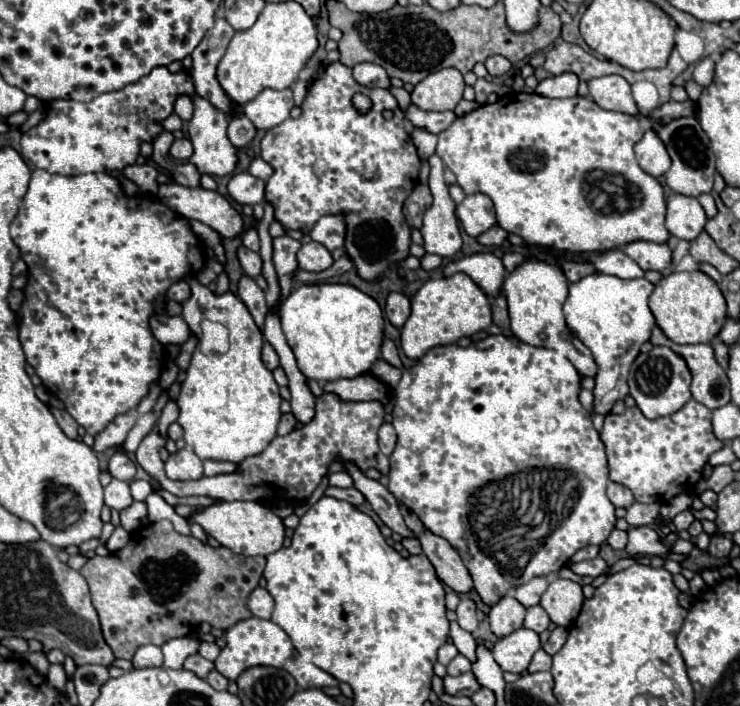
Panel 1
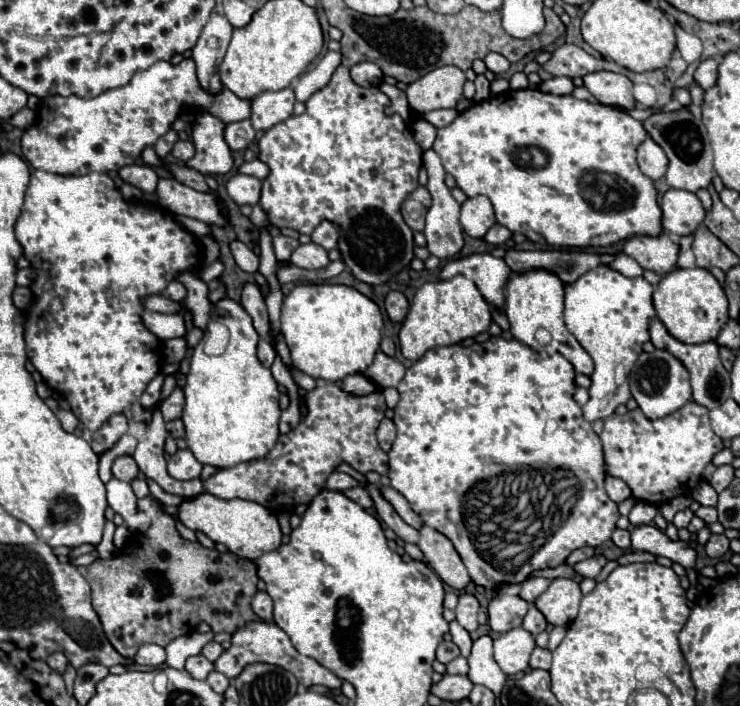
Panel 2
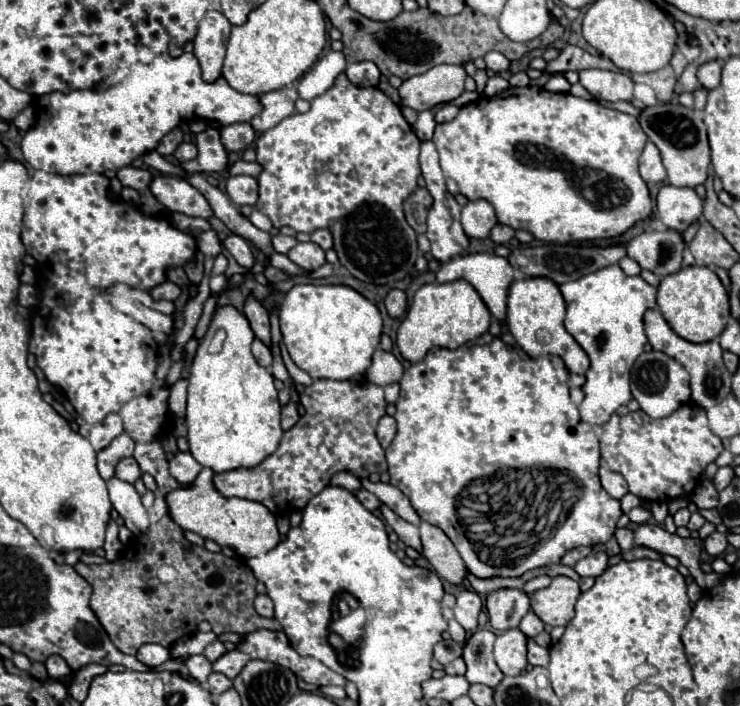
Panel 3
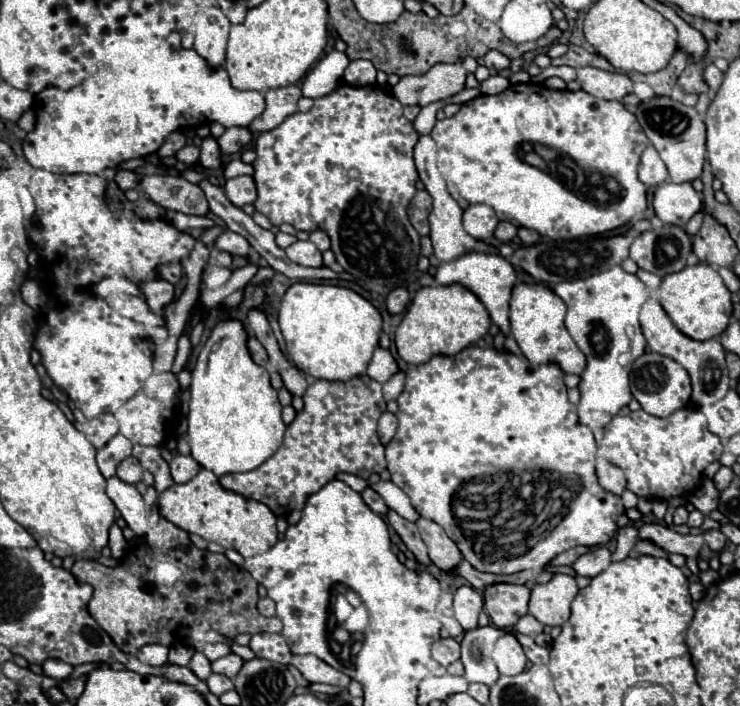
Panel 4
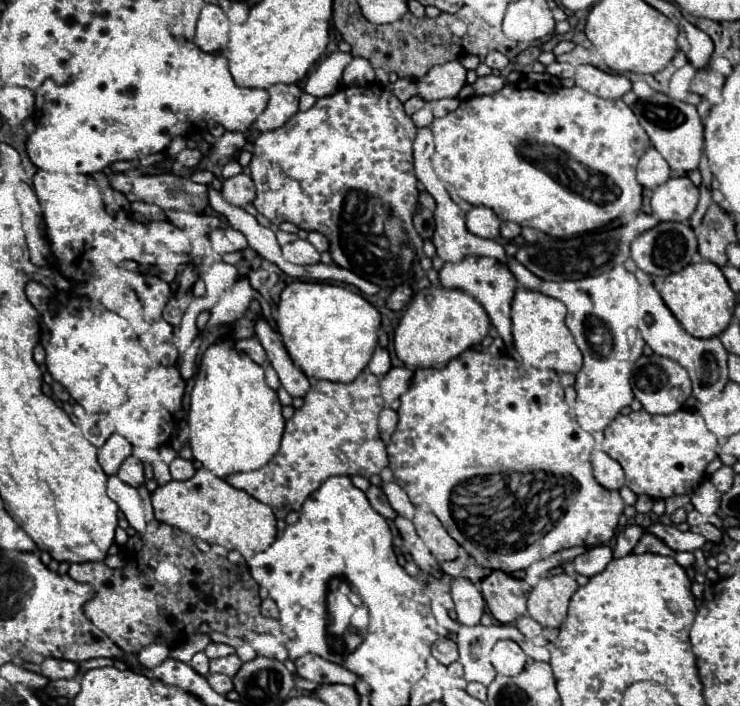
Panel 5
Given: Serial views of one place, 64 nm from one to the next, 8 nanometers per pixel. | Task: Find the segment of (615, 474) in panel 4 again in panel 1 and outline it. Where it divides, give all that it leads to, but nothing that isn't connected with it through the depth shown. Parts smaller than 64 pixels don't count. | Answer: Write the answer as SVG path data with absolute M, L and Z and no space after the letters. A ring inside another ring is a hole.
M614 482L608 484L608 498L610 498L610 502L612 502L616 508L624 508L624 510L634 504L632 492L630 492L628 488L620 486L620 484L614 484Z

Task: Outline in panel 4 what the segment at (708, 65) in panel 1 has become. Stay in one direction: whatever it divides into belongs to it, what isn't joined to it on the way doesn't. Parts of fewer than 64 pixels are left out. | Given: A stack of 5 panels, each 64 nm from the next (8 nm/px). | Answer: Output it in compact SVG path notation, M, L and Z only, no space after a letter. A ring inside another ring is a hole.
M714 64L706 66L706 70L704 70L704 82L706 82L712 90L716 90L716 88L720 86L720 82L722 82L722 72L720 72Z

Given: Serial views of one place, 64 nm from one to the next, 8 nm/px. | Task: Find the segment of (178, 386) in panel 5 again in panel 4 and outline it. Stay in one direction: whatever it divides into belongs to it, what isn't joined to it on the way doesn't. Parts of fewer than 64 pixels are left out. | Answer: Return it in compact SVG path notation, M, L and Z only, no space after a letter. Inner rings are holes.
M156 372L152 374L142 388L132 396L122 408L114 412L118 424L120 424L120 434L124 434L132 444L142 444L142 446L158 446L164 442L166 432L168 432L168 422L172 414L176 414L176 400L180 396L180 386L178 380L172 372Z

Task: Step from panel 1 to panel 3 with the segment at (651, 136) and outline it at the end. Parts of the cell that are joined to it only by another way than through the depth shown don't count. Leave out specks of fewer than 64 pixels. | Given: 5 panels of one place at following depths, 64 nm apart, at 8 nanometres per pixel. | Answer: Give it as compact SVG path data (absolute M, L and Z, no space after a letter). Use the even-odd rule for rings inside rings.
M646 142L642 156L640 156L640 176L646 182L664 182L666 180L666 168L662 164L660 150L652 144Z

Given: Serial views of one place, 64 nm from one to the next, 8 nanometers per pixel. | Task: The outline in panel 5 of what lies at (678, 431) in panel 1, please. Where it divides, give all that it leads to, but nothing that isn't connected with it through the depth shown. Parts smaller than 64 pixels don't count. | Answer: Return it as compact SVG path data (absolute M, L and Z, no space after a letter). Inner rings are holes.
M646 410L630 412L630 414L620 414L608 428L604 430L604 442L600 446L602 452L608 452L612 460L616 460L626 474L626 486L634 494L646 494L650 498L670 498L676 494L690 494L696 484L700 484L704 470L708 462L718 458L718 438L708 432L704 418L696 410L678 410L668 416L652 416Z

